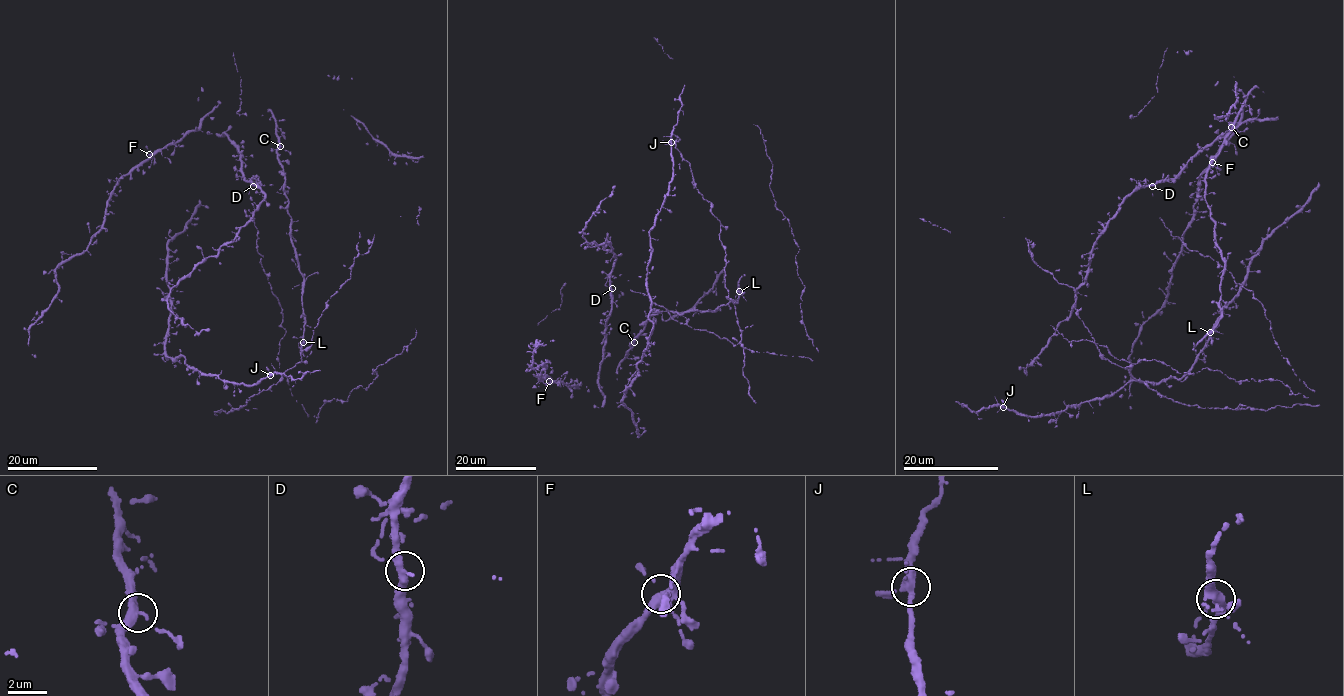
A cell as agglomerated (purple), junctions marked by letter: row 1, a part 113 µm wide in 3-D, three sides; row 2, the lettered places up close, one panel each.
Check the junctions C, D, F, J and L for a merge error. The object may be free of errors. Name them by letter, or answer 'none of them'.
none of them

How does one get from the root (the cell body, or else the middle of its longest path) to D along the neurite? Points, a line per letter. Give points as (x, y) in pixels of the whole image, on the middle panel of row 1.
D: (607, 242), (616, 260), (610, 279), (612, 288)

